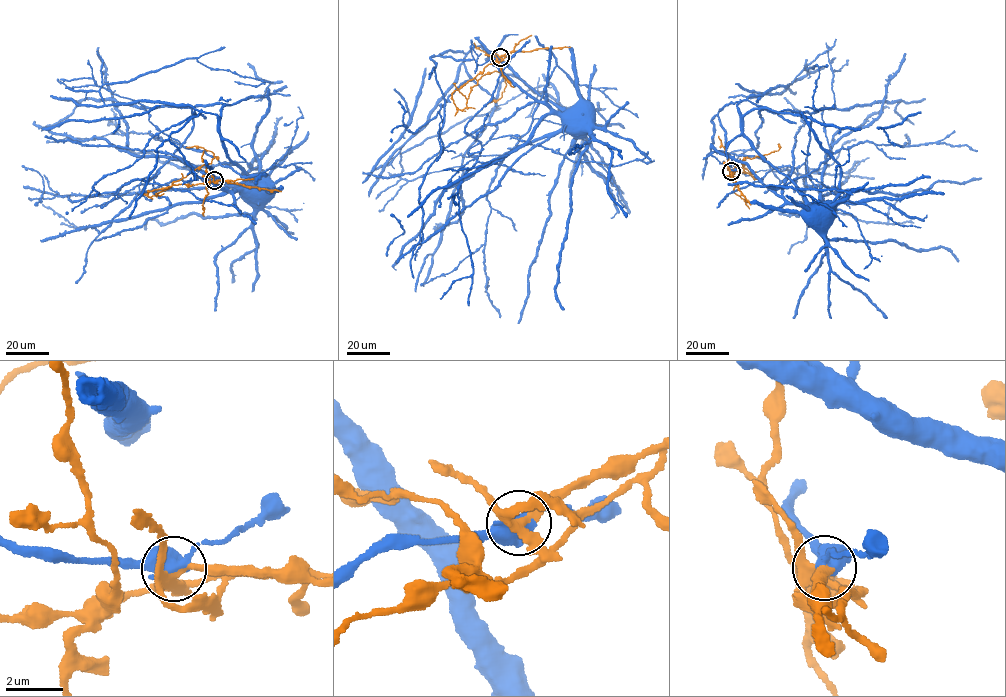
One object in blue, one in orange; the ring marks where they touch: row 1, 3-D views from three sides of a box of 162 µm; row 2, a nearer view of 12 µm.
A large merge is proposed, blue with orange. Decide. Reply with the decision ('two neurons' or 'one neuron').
two neurons

